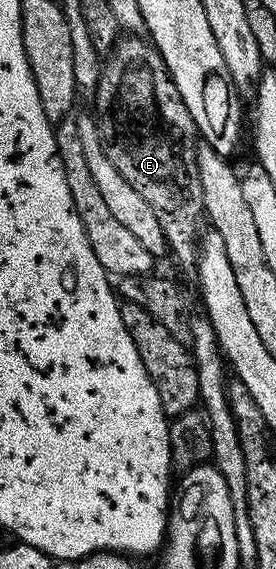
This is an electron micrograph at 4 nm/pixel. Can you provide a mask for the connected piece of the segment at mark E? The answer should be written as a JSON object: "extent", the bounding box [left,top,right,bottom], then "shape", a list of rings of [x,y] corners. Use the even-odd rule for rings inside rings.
{"extent":[95,35,206,275],"shape":[[[137,35],[122,36],[112,55],[104,58],[101,79],[95,90],[97,130],[107,159],[115,163],[115,171],[119,171],[119,175],[123,175],[123,179],[127,179],[127,183],[131,183],[131,187],[135,187],[135,191],[151,203],[151,211],[155,211],[155,219],[159,219],[168,252],[173,253],[189,275],[193,275],[197,272],[197,250],[206,220],[203,183],[199,179],[197,166],[199,137],[165,61],[148,40],[141,39]]]}

